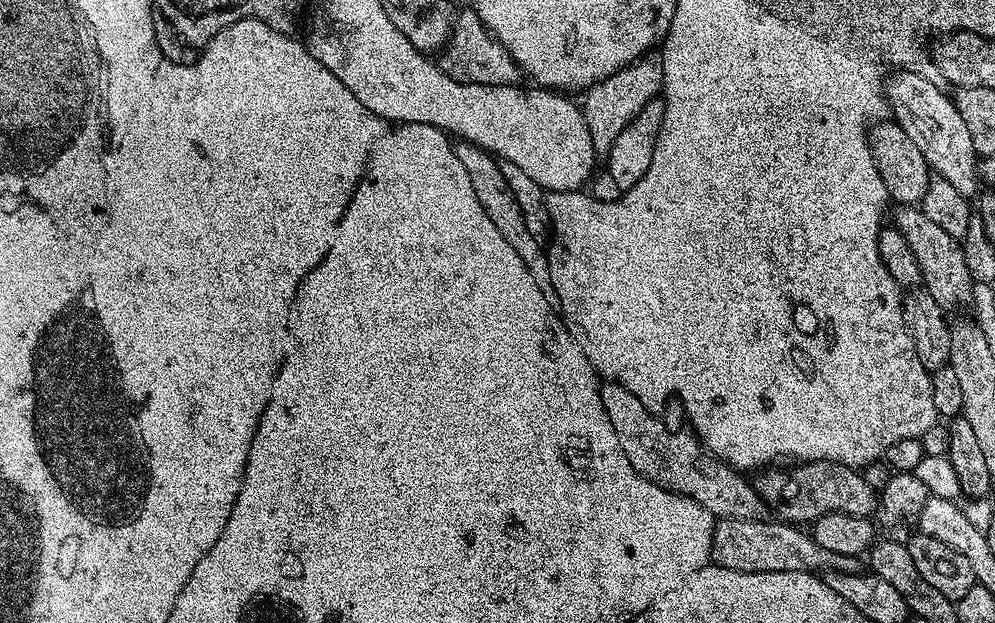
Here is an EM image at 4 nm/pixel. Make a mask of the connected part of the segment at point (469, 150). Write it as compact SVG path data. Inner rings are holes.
M460 142L455 145L458 154L458 162L462 162L470 182L474 186L474 194L478 194L478 202L482 202L482 210L486 210L489 224L493 224L498 234L514 250L518 250L520 262L530 270L530 274L540 285L548 284L548 258L546 255L545 245L536 241L534 233L528 229L528 224L524 221L524 216L520 213L520 204L516 201L516 196L512 193L512 188L508 185L508 180L504 177L505 169L501 161L493 156L491 152L485 152L476 144ZM501 168L501 169L500 169Z

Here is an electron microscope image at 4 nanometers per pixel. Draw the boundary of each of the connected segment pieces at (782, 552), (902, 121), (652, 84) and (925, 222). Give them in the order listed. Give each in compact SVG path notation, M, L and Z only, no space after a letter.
M779 519L720 520L712 529L711 563L717 568L739 572L827 573L824 564L836 564L836 553L813 540L803 527Z
M896 72L886 80L886 99L891 119L896 121L906 135L914 141L914 146L922 150L929 169L935 175L946 178L958 194L972 198L978 192L978 157L974 142L970 138L970 129L958 114L956 101L943 92L935 79L927 80L920 72Z
M645 54L632 64L627 64L601 84L593 84L587 89L585 100L582 100L586 126L592 135L597 153L607 154L610 146L614 146L614 138L626 130L626 126L646 106L646 102L657 99L664 87L664 63L659 55Z
M901 204L895 209L896 220L894 227L906 238L914 258L918 258L918 270L922 281L923 291L938 302L938 306L945 310L971 305L972 285L974 283L970 270L966 270L966 254L961 241L950 238L946 230L941 230L920 207L914 204Z

